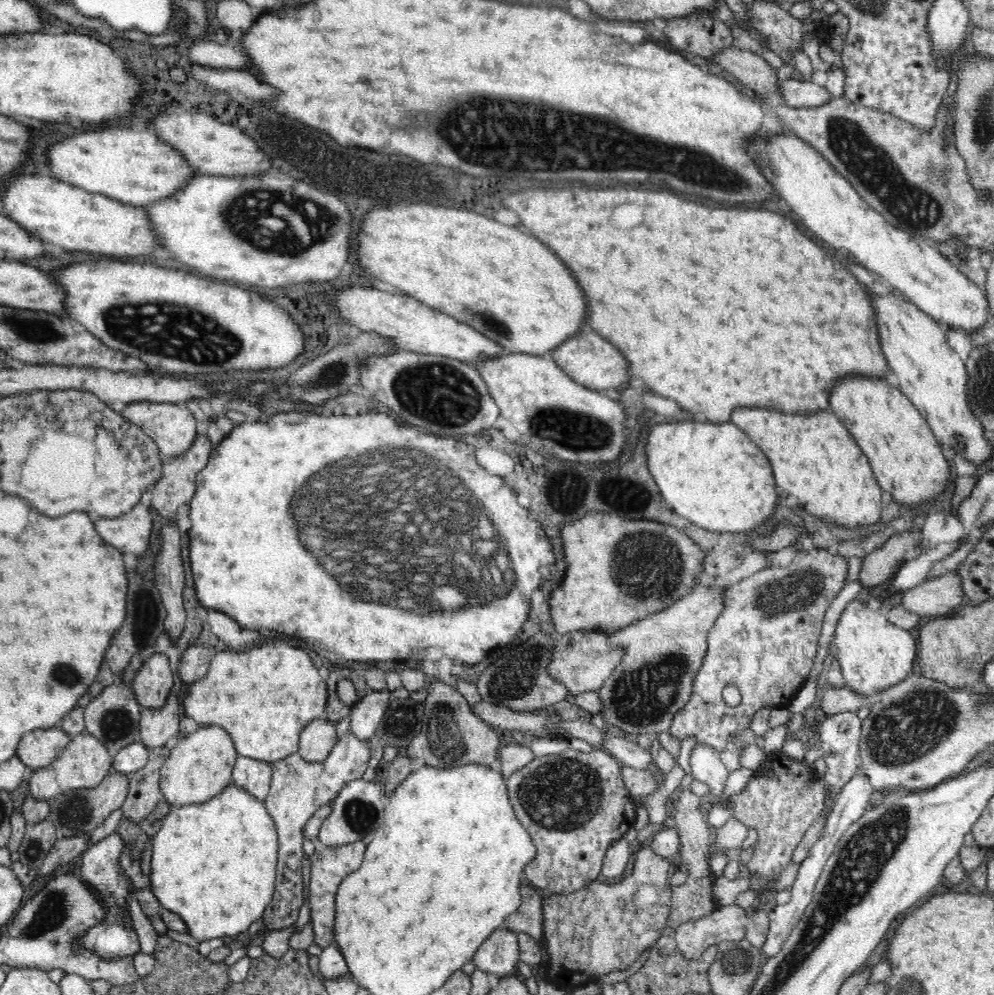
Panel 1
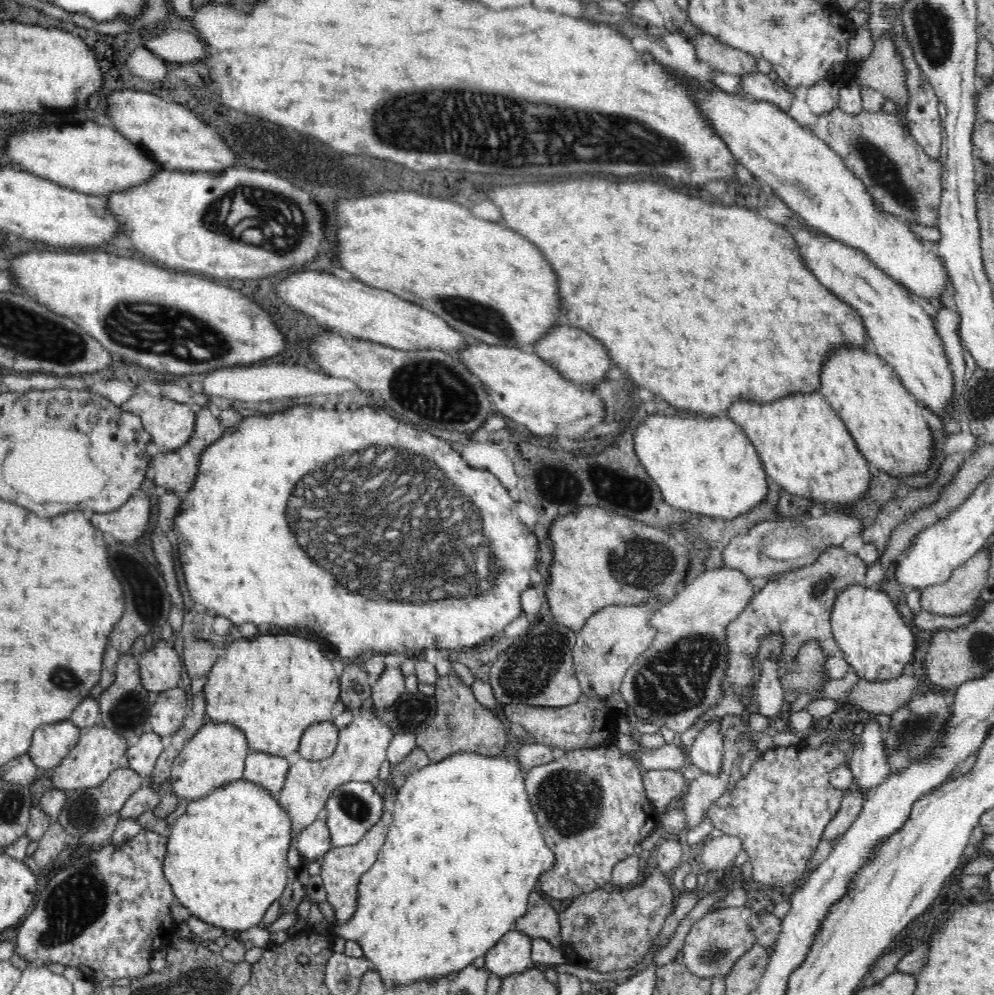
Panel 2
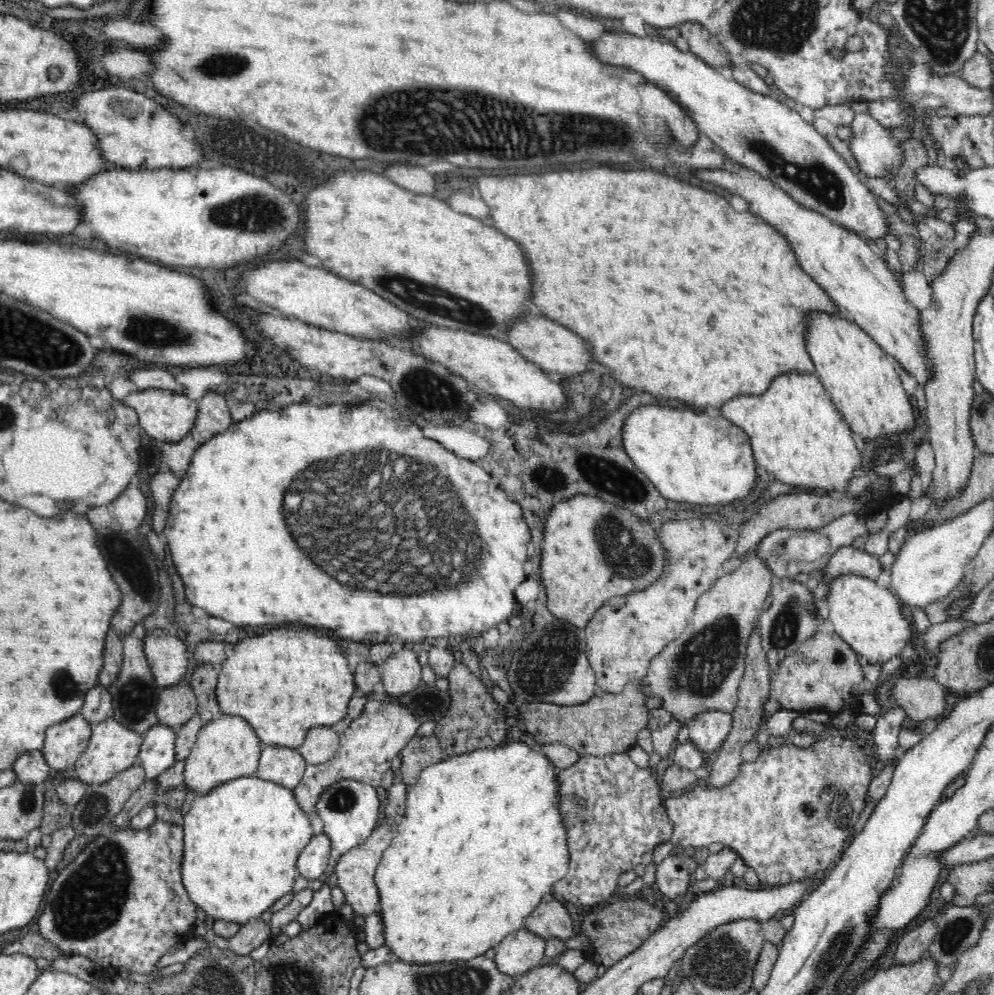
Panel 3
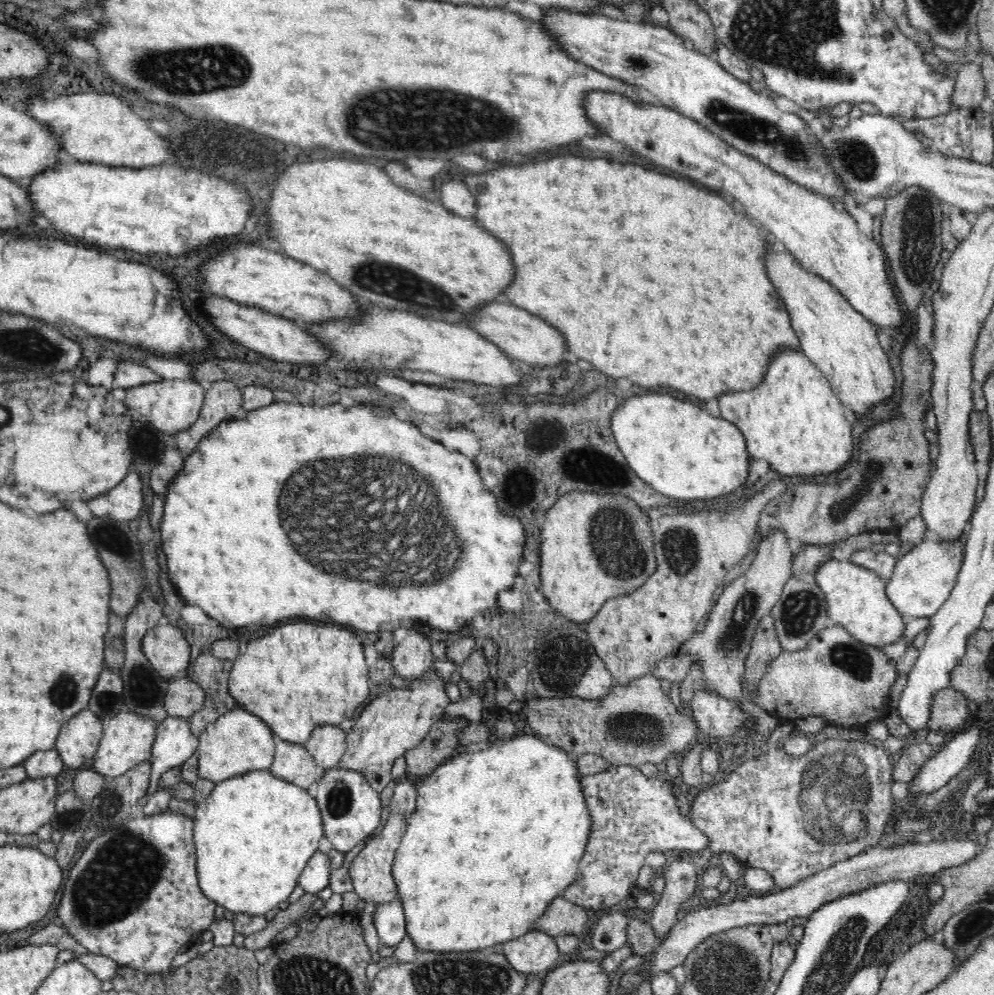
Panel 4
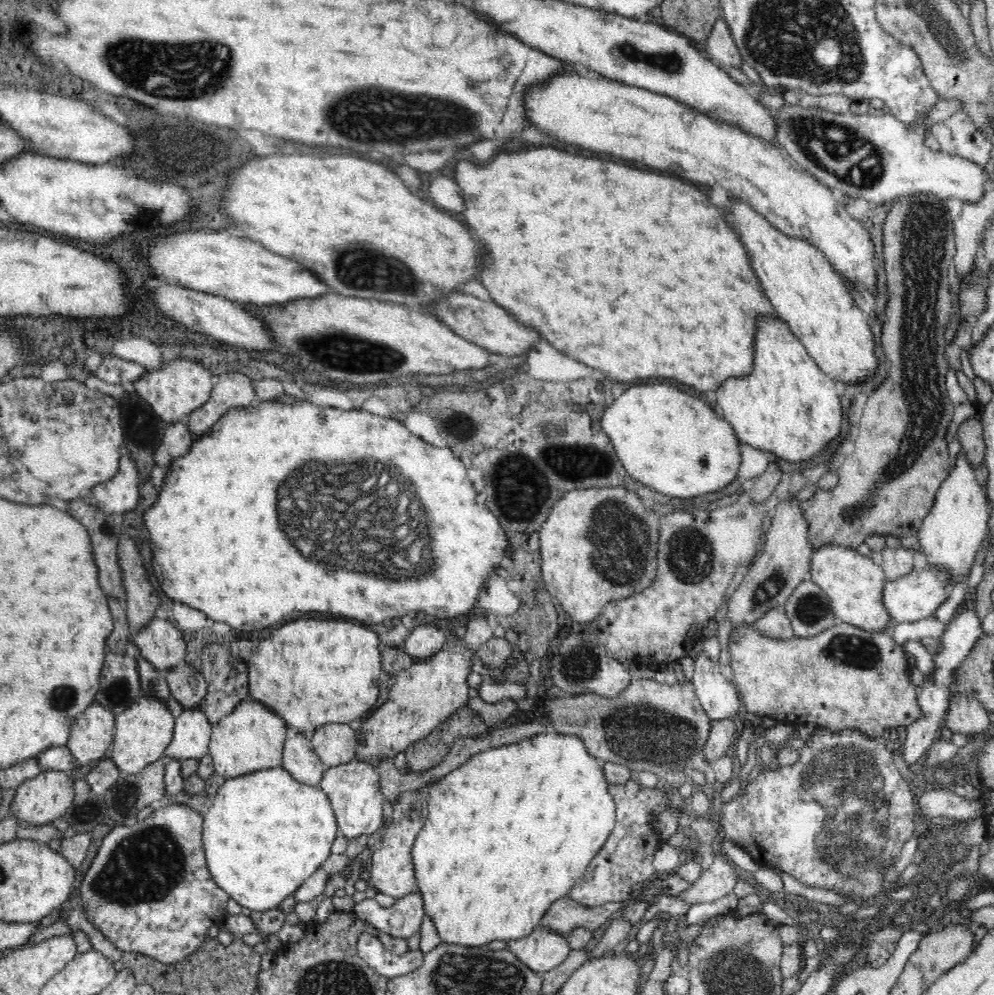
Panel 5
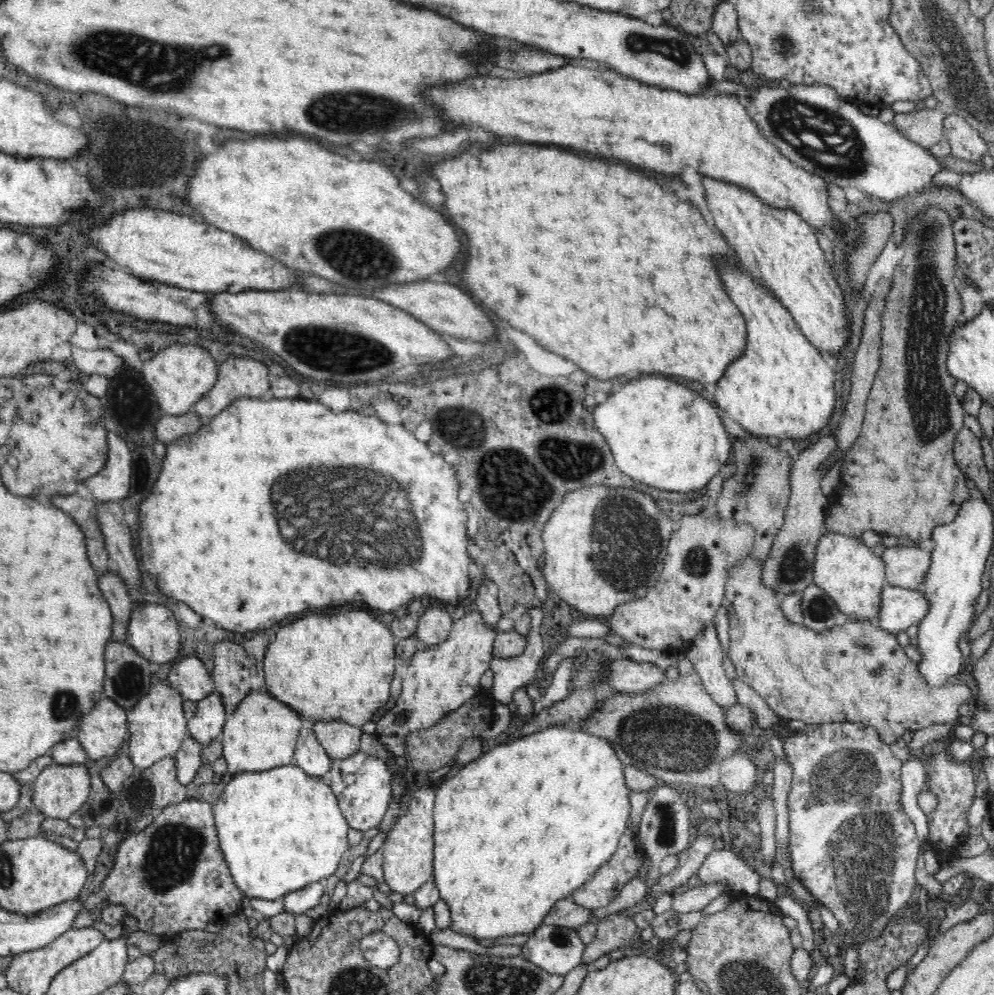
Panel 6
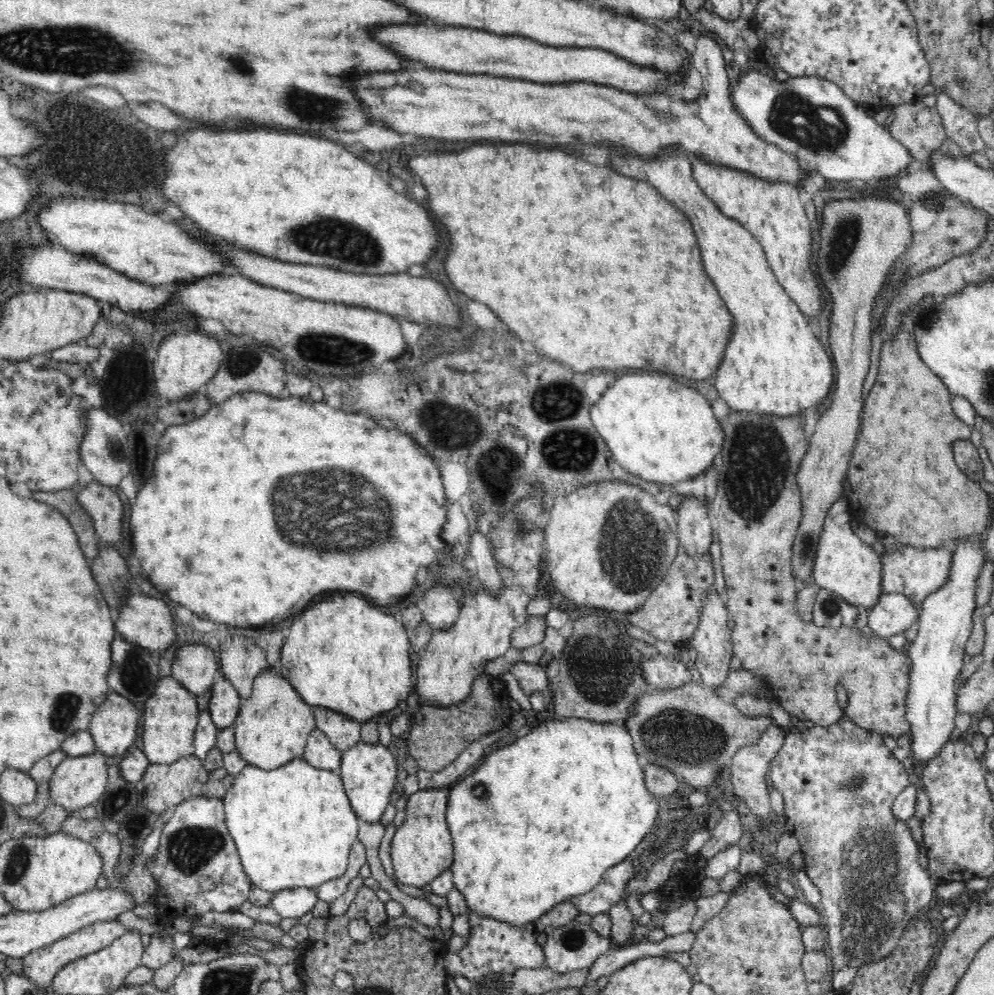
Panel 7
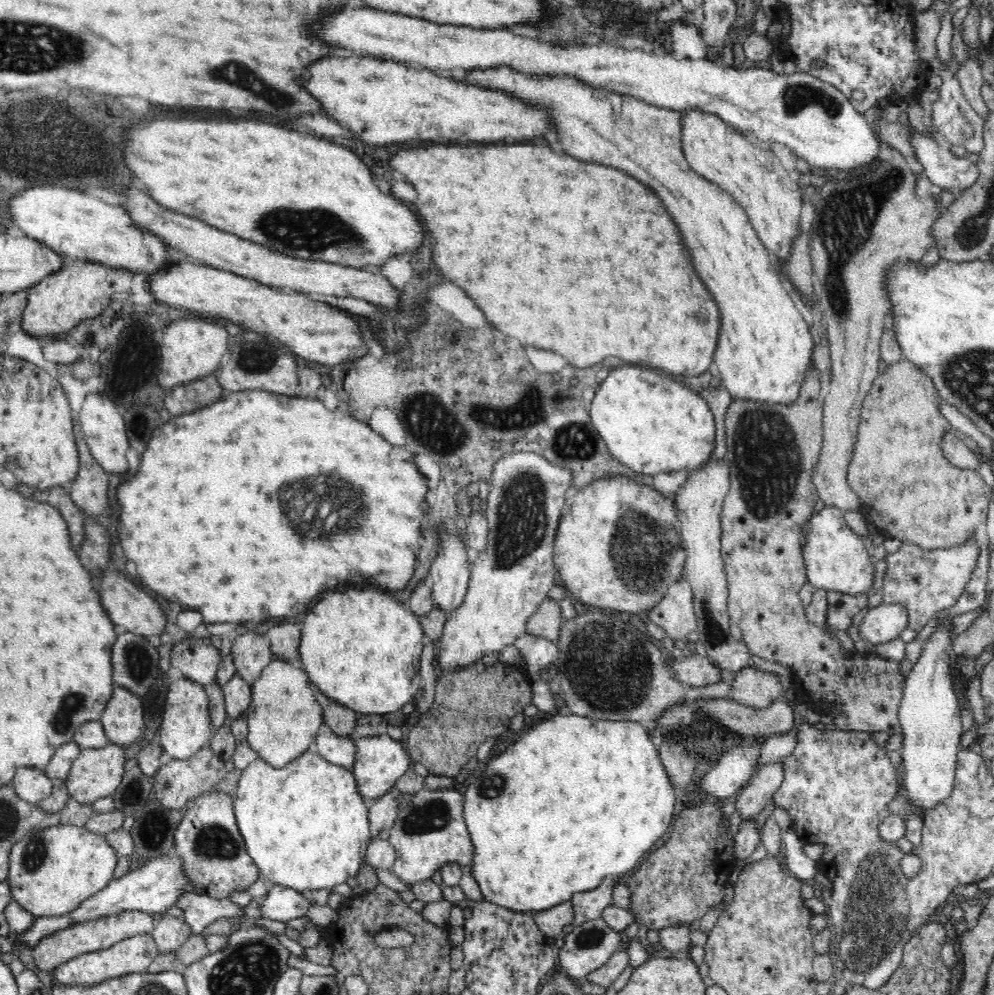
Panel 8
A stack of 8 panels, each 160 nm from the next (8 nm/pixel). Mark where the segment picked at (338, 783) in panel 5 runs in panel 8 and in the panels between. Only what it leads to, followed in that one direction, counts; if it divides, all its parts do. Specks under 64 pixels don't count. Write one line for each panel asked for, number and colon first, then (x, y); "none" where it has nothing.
6: (363, 784)
7: (368, 771)
8: (380, 760)

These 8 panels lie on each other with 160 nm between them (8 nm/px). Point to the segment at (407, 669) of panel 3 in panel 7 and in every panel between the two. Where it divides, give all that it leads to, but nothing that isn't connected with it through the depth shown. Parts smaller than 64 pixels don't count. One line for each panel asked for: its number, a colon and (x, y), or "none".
4: (412, 658)
5: (424, 641)
6: (434, 627)
7: (442, 610)

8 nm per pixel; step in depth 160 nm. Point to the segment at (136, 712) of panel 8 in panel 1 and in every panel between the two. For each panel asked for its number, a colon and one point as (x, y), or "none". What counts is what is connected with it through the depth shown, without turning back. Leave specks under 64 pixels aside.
1: (37, 749)
2: (51, 743)
3: (63, 742)
4: (78, 740)
5: (91, 732)
6: (101, 731)
7: (114, 725)

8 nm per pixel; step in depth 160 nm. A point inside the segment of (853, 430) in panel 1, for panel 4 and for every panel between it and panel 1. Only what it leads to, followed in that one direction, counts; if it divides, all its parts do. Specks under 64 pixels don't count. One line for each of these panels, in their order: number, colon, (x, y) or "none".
2: (889, 430)
3: (862, 380)
4: (843, 344)

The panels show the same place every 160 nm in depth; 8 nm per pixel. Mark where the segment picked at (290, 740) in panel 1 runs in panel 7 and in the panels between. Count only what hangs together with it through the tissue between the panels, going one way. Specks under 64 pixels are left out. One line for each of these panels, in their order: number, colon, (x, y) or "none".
2: (271, 687)
3: (285, 683)
4: (301, 676)
5: (310, 672)
6: (339, 667)
7: (345, 654)

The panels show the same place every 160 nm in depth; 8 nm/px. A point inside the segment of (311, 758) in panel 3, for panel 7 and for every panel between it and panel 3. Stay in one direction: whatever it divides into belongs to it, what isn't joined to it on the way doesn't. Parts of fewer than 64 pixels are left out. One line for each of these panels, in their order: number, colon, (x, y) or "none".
4: (327, 744)
5: (335, 743)
6: (339, 739)
7: (343, 732)

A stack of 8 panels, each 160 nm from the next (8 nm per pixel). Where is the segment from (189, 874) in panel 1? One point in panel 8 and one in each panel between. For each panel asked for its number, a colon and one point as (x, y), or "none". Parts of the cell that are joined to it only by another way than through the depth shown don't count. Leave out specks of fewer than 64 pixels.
2: (226, 860)
3: (241, 842)
4: (254, 834)
5: (264, 833)
6: (280, 830)
7: (293, 826)
8: (305, 825)

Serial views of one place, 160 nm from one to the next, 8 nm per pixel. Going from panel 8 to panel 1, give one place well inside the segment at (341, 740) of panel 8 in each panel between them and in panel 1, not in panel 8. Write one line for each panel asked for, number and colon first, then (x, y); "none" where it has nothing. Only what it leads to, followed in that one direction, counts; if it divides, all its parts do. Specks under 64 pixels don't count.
1: (253, 776)
2: (269, 771)
3: (286, 766)
4: (292, 762)
5: (298, 757)
6: (309, 755)
7: (319, 752)

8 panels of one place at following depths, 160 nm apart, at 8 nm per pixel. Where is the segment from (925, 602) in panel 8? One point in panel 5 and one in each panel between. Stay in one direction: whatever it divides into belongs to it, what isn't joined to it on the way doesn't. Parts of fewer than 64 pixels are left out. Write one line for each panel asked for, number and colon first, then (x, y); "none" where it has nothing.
5: (896, 562)
6: (906, 567)
7: (915, 573)

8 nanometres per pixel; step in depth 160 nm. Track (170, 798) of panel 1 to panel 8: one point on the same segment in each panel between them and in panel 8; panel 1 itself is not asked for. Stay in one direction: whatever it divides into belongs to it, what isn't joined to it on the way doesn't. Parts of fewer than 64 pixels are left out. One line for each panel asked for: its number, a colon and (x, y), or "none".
2: (216, 755)
3: (228, 748)
4: (237, 742)
5: (251, 738)
6: (262, 733)
7: (272, 725)
8: (283, 718)

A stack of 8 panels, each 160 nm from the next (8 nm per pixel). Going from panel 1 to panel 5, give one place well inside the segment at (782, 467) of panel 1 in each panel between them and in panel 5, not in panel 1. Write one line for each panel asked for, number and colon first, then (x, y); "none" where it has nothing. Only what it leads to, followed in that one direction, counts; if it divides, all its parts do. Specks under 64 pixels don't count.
2: (804, 446)
3: (797, 434)
4: (792, 419)
5: (788, 406)

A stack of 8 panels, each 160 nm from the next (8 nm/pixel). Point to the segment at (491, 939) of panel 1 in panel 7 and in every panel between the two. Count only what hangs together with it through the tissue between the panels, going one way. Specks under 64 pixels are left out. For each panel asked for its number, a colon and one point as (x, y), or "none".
2: (512, 954)
3: (519, 952)
4: (534, 954)
5: (543, 949)
6: (558, 950)
7: (576, 946)

